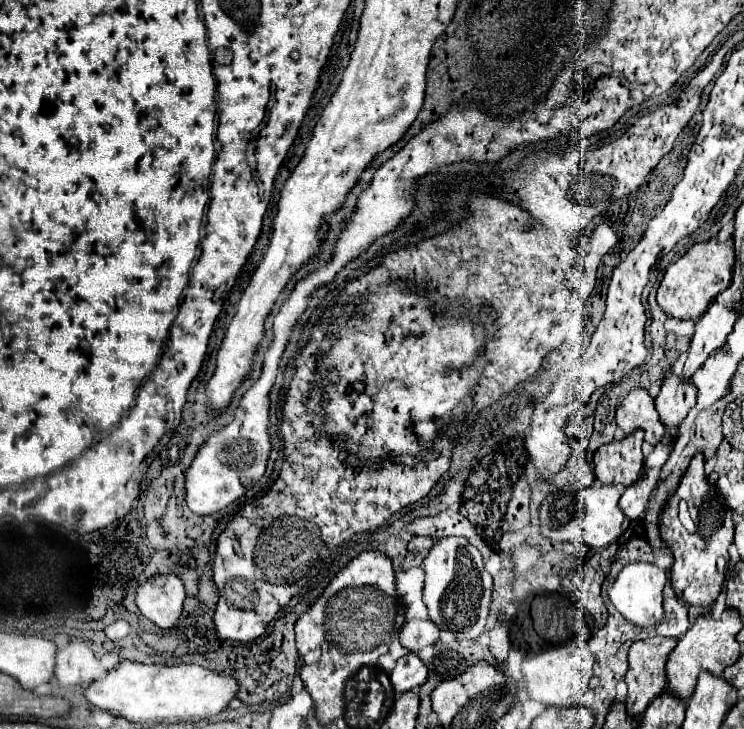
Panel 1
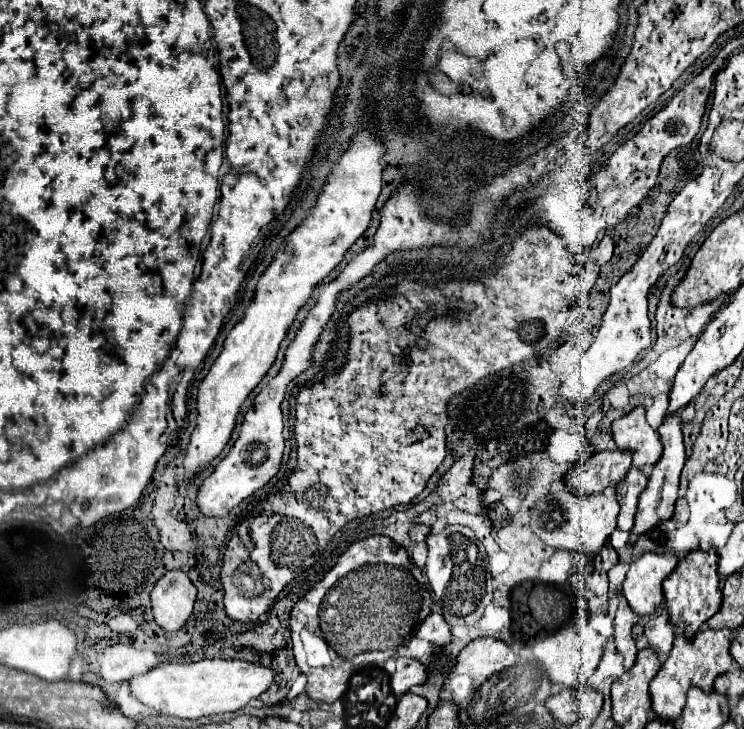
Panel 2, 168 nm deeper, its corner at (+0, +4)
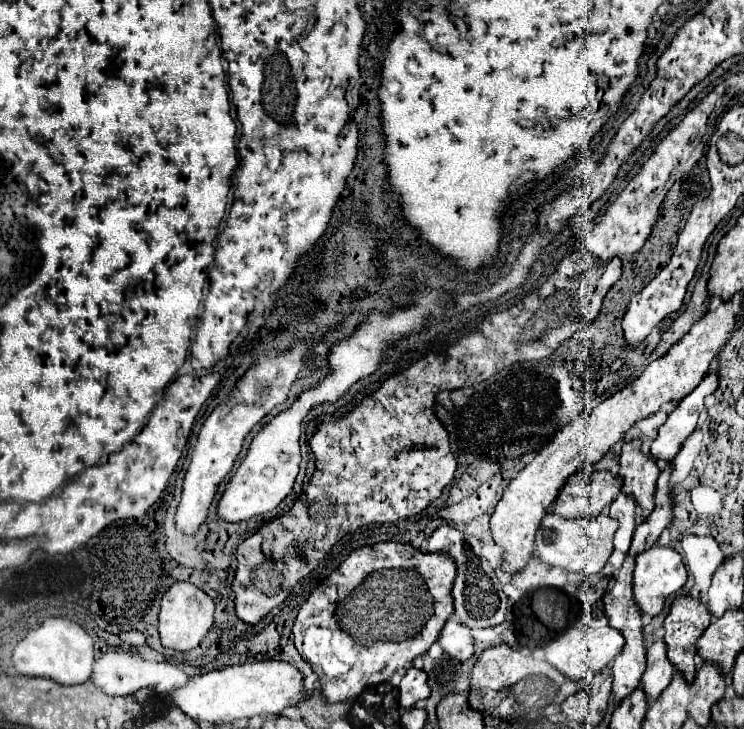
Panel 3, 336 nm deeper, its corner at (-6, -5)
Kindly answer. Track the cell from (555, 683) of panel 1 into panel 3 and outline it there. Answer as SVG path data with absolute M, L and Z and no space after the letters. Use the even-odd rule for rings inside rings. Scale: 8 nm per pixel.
M572 626L546 646L546 662L558 668L564 676L584 684L592 680L592 676L598 674L612 658L618 656L618 652L622 650L622 644L624 644L622 634L612 626L602 626L602 628Z

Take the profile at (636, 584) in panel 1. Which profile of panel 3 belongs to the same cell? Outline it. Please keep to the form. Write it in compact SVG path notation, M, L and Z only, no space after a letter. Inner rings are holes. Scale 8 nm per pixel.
M656 544L654 548L642 552L634 568L634 600L638 608L650 616L658 616L664 608L664 602L686 584L686 578L686 566L682 562L682 556L674 548Z

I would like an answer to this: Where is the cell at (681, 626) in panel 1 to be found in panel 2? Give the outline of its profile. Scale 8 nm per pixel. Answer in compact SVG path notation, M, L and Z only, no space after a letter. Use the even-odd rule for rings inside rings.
M662 613L662 615L654 617L654 619L650 619L646 623L646 627L644 627L644 635L648 637L650 647L658 651L660 661L664 663L670 649L672 649L672 641L674 641L674 635L676 635L676 627L670 621L670 615Z

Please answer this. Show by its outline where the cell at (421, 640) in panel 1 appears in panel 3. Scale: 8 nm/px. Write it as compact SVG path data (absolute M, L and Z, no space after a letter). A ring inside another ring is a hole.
M456 620L446 622L438 638L438 644L444 648L444 652L448 652L458 660L470 660L474 656L474 640L472 640L470 628Z

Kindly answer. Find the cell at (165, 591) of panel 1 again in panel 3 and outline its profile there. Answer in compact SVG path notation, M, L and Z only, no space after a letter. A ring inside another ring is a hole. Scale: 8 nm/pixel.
M176 582L166 590L160 602L160 622L158 622L162 646L180 652L192 650L204 640L212 624L214 624L214 602L200 588L196 588L190 582Z

